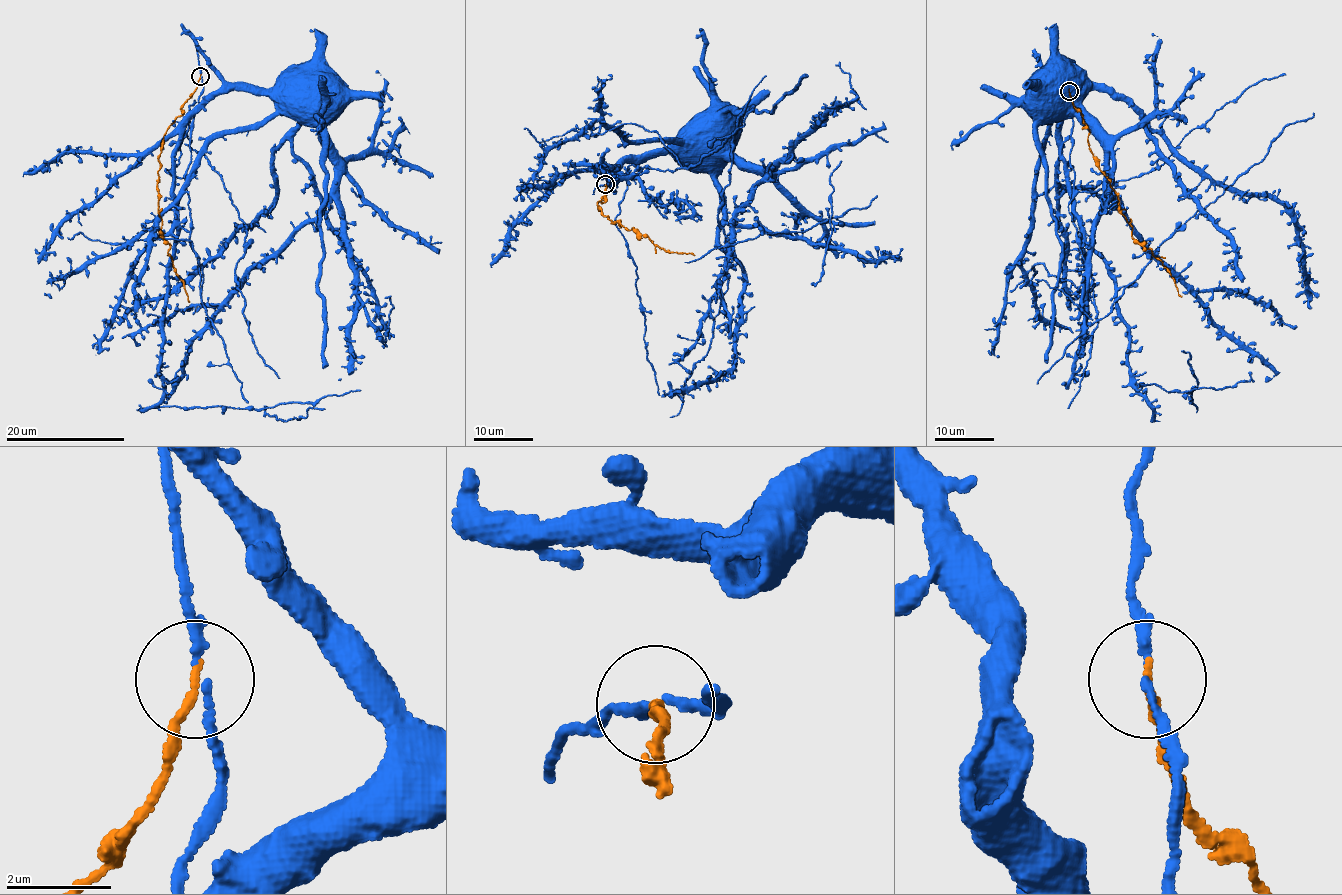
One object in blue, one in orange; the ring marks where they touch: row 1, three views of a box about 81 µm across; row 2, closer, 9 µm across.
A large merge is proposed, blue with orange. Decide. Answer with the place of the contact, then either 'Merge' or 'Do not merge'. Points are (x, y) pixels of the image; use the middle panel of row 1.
Place: (605, 184). Do not merge

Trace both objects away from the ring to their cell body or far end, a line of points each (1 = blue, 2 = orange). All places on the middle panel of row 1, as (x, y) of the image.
1: (606, 184), (626, 176), (629, 165), (649, 169), (628, 178), (602, 172), (667, 150), (682, 133), (709, 119)
2: (605, 184), (605, 201), (600, 200), (597, 204), (613, 223), (619, 220), (661, 248), (694, 256)

